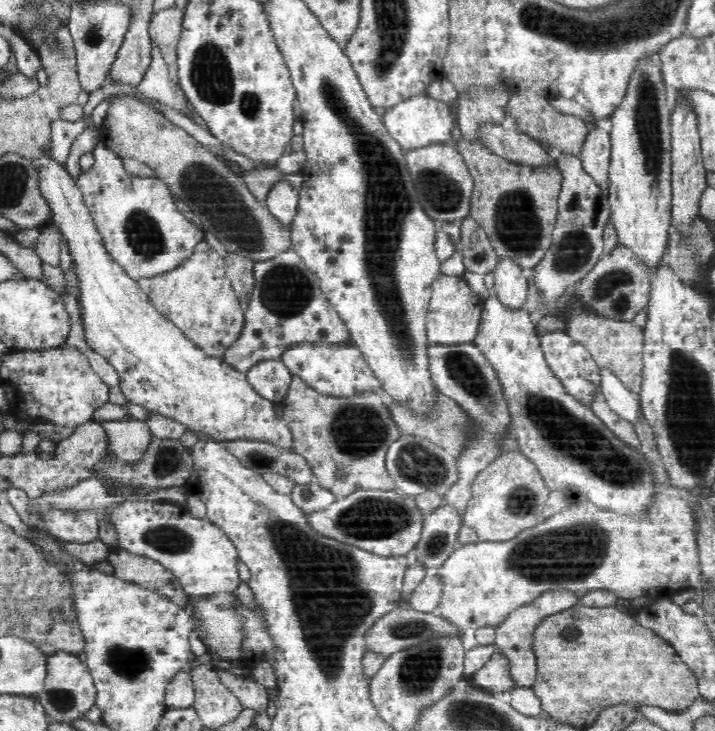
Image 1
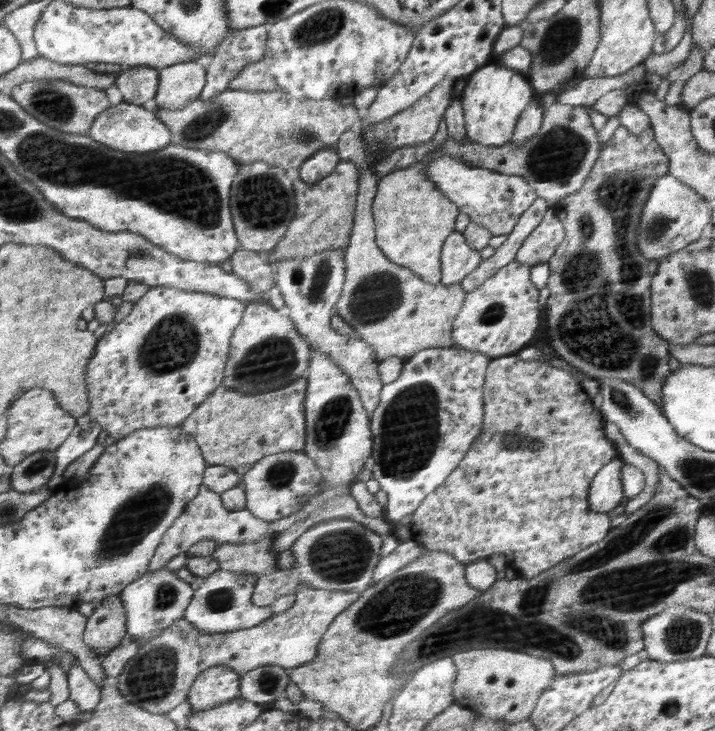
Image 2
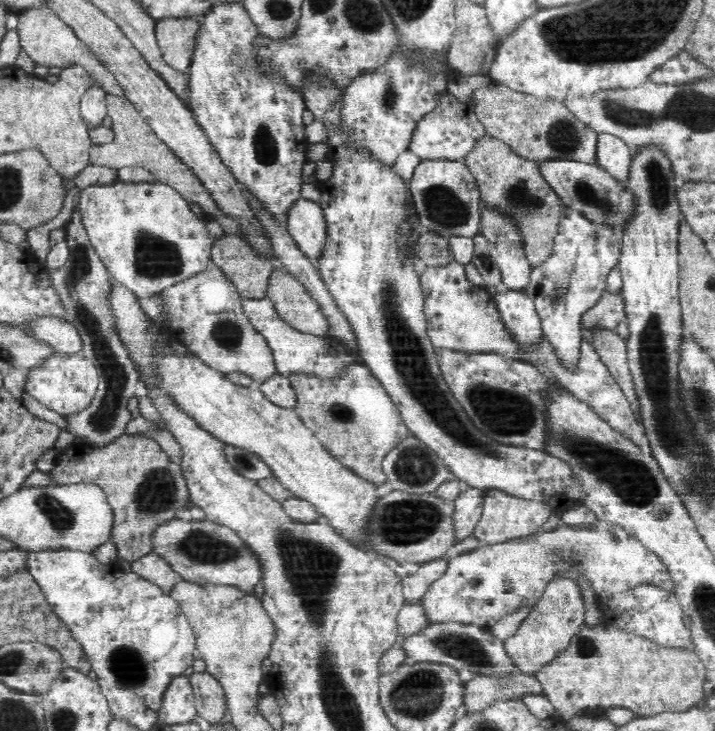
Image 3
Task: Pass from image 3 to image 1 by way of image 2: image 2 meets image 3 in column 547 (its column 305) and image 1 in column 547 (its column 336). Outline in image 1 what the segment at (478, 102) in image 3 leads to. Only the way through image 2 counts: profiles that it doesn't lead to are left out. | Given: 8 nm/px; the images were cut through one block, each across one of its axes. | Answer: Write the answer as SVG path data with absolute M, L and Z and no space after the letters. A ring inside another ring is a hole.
M525 91L514 92L505 107L505 113L514 118L517 124L516 129L530 135L539 142L546 143L553 153L580 155L583 144L588 136L589 130L584 119L574 115L562 114L558 109L543 96L530 94Z

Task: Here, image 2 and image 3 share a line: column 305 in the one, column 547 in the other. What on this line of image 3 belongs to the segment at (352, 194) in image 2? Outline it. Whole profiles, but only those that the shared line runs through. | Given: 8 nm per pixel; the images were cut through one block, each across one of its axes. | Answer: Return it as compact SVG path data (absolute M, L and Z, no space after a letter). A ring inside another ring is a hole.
M493 136L481 139L464 160L478 185L480 200L490 209L512 213L513 219L524 233L525 255L533 268L537 268L554 254L554 241L559 231L563 206L561 198L540 173L538 163L521 156Z

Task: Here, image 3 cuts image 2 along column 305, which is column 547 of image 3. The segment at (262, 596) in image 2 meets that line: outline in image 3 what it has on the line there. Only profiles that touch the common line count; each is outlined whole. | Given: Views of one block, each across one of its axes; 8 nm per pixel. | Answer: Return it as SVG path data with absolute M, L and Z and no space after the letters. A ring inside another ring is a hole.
M598 520L590 528L560 524L558 528L548 532L539 531L536 535L510 540L508 543L482 545L473 552L450 557L446 572L428 587L421 605L428 623L474 624L489 629L506 614L525 606L533 607L542 598L550 581L559 574L575 581L579 578L589 578L598 594L624 592L641 584L655 584L667 591L674 588L674 581L658 555L646 550L626 529L614 523Z

